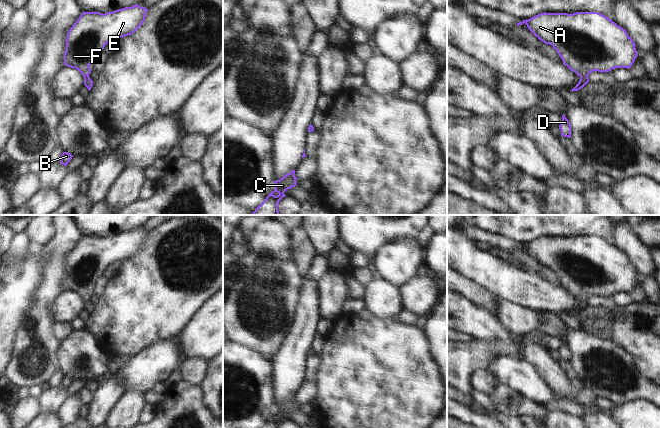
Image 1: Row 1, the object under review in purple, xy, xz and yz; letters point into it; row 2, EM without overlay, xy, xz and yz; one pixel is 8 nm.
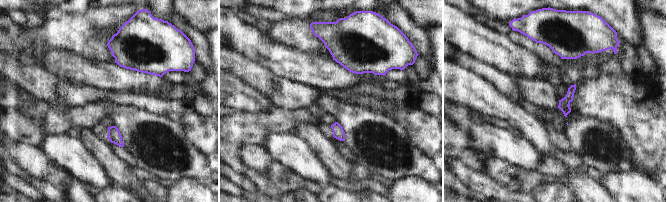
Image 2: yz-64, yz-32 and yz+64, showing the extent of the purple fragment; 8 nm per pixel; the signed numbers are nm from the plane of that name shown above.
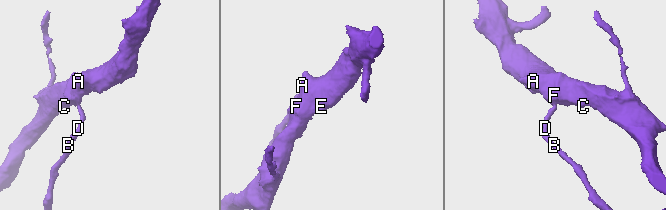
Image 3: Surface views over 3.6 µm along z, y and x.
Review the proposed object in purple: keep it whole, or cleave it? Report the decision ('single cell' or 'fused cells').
single cell

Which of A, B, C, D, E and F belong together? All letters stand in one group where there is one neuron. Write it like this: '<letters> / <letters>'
A B C D E F

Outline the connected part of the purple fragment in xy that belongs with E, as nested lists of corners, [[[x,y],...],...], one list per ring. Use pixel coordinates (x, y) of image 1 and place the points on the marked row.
[[[138,4],[105,14],[83,11],[78,20],[68,31],[66,51],[64,53],[64,65],[76,68],[84,76],[84,85],[90,91],[93,86],[93,81],[89,77],[91,73],[89,65],[93,63],[95,56],[115,37],[123,38],[133,34],[145,21],[147,11],[148,9],[140,7]]]

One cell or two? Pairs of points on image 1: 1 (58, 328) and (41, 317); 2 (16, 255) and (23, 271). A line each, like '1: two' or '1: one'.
1: two
2: two

